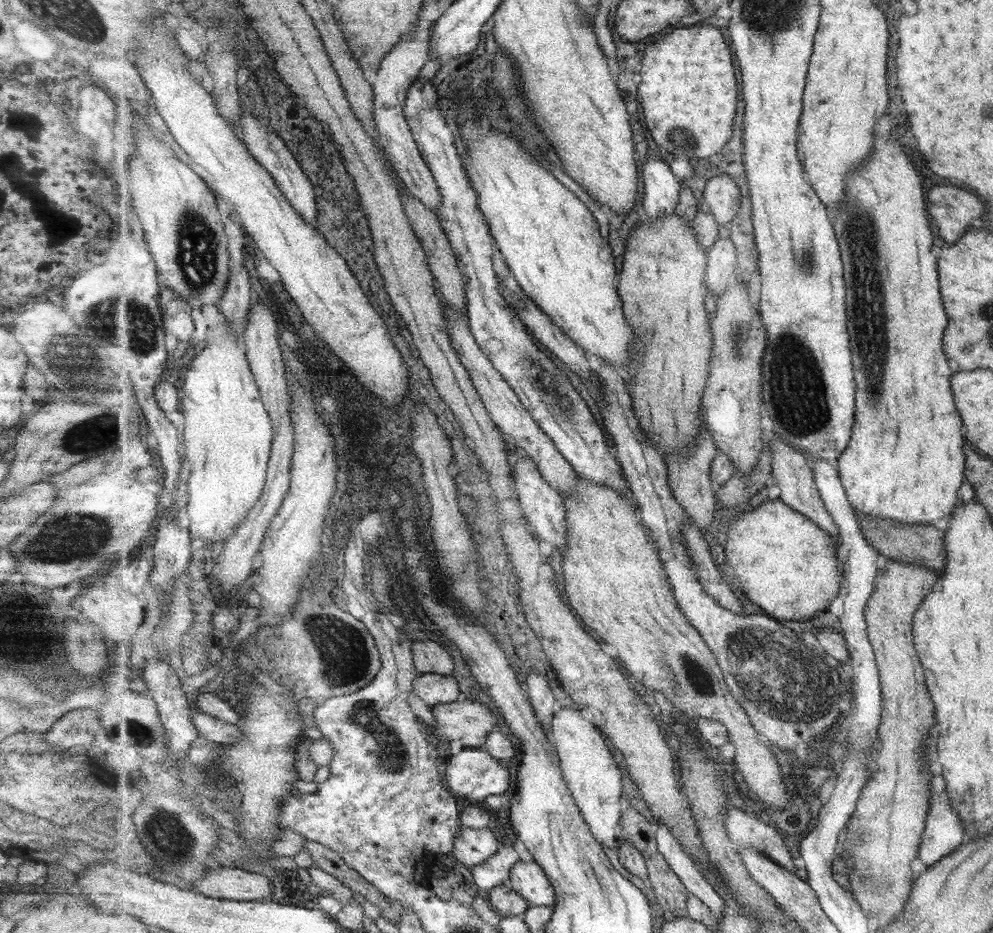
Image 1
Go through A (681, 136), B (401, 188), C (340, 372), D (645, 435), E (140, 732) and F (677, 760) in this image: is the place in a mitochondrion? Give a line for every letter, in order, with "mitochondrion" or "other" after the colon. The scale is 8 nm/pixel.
A: mitochondrion
B: other
C: other
D: other
E: mitochondrion
F: other

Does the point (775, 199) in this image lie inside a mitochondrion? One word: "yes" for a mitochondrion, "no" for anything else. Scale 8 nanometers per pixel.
no

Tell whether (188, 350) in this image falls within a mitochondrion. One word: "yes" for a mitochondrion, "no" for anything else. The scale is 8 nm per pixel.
no

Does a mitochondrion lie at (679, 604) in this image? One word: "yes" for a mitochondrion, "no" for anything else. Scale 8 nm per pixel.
no

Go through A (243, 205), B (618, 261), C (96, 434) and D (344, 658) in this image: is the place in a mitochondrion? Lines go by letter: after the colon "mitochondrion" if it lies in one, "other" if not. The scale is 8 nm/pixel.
A: other
B: other
C: mitochondrion
D: mitochondrion

